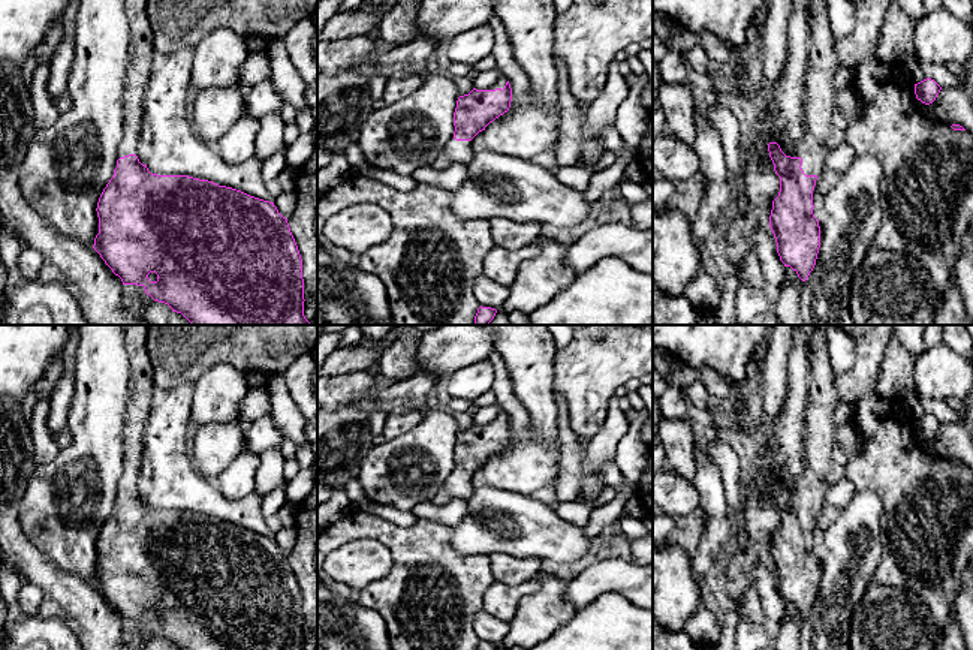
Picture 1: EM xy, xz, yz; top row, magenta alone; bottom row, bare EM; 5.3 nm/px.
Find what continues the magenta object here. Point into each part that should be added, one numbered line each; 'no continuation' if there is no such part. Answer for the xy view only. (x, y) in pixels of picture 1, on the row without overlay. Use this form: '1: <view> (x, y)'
1: xy (141, 387)

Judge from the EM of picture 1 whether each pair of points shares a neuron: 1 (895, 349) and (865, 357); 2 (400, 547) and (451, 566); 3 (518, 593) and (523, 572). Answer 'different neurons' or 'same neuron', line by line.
1: different neurons
2: same neuron
3: different neurons

